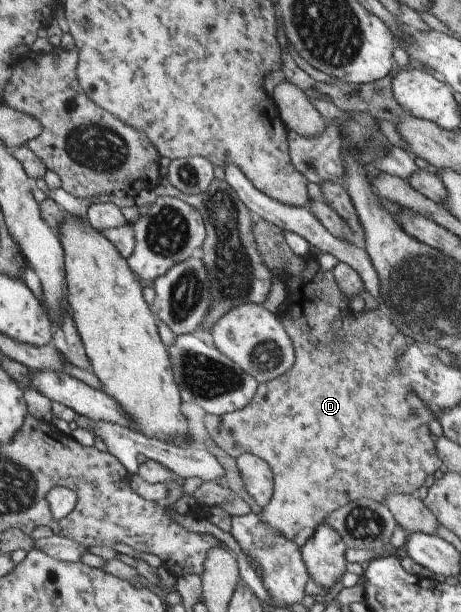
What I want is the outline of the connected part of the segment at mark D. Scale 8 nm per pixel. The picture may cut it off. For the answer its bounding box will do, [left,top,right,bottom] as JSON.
[203,217,443,547]

